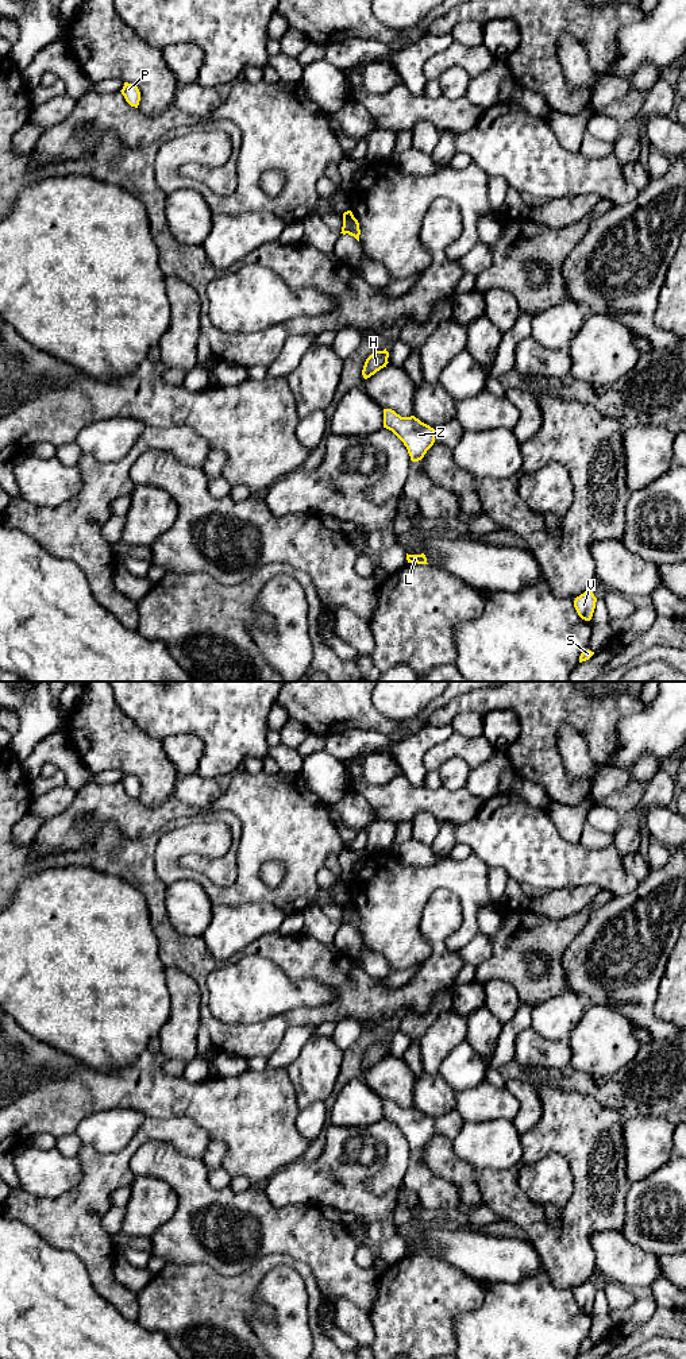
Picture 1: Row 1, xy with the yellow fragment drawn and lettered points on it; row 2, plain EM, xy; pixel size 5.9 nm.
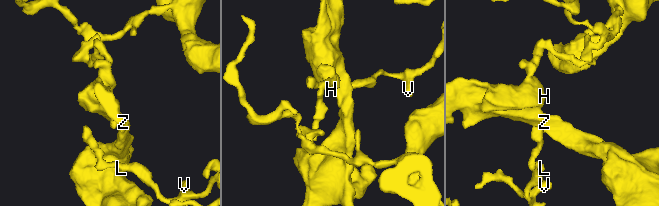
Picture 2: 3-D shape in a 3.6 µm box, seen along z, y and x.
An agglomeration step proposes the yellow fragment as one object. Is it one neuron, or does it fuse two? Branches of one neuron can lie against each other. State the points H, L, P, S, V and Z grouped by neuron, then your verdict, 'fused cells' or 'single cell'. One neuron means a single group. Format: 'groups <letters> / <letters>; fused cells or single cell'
groups H Z / L P S V; fused cells

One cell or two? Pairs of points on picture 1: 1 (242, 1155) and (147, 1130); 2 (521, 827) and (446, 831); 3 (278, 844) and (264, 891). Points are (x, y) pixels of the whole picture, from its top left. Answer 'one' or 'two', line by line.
1: two
2: two
3: one

